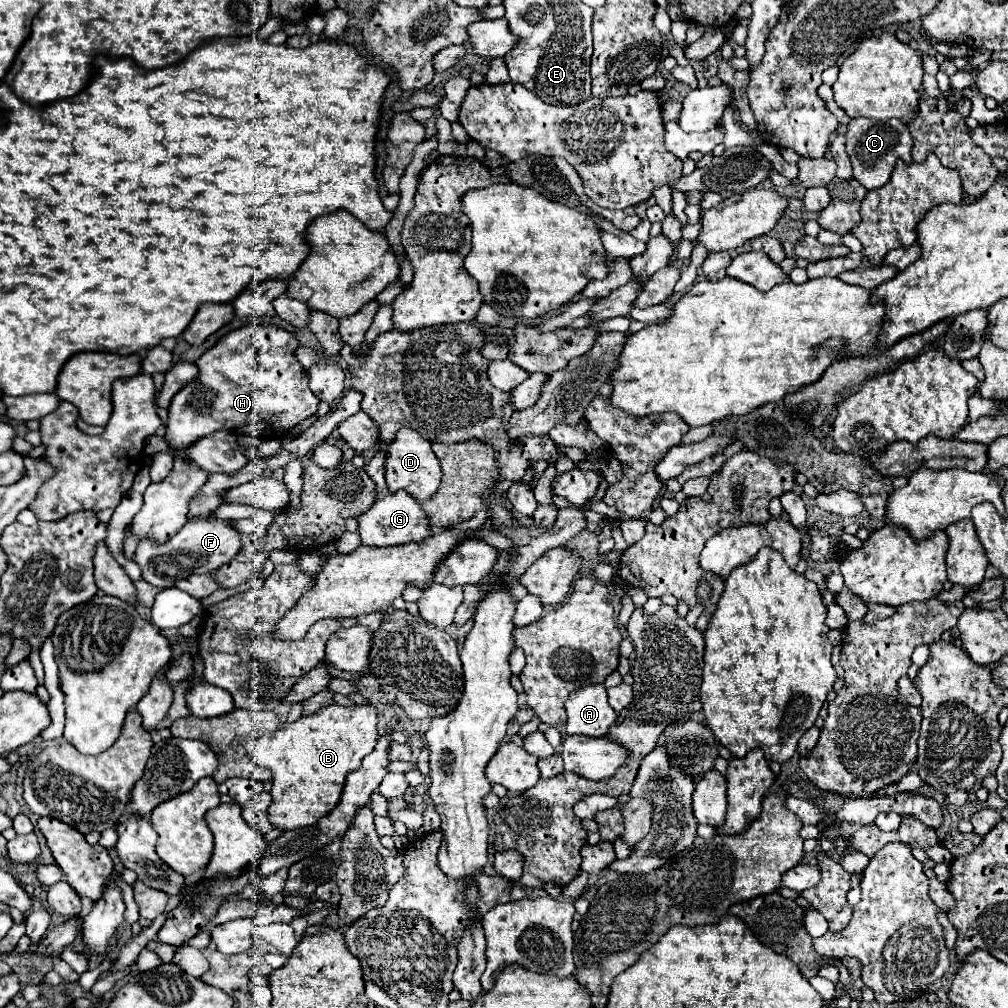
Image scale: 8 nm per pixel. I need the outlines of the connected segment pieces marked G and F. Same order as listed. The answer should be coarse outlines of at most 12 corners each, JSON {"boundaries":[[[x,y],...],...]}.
{"boundaries":[[[404,491],[358,517],[362,545],[418,543],[430,523]],[[226,519],[188,521],[134,561],[160,589],[230,563],[244,535]]]}

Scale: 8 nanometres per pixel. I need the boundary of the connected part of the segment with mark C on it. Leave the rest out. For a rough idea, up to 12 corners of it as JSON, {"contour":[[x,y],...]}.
{"contour":[[852,119],[846,153],[868,191],[910,163],[902,121]]}

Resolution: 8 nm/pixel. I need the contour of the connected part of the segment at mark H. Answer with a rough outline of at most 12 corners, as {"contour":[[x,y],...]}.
{"contour":[[274,325],[224,335],[170,403],[174,457],[214,431],[276,435],[318,399]]}

